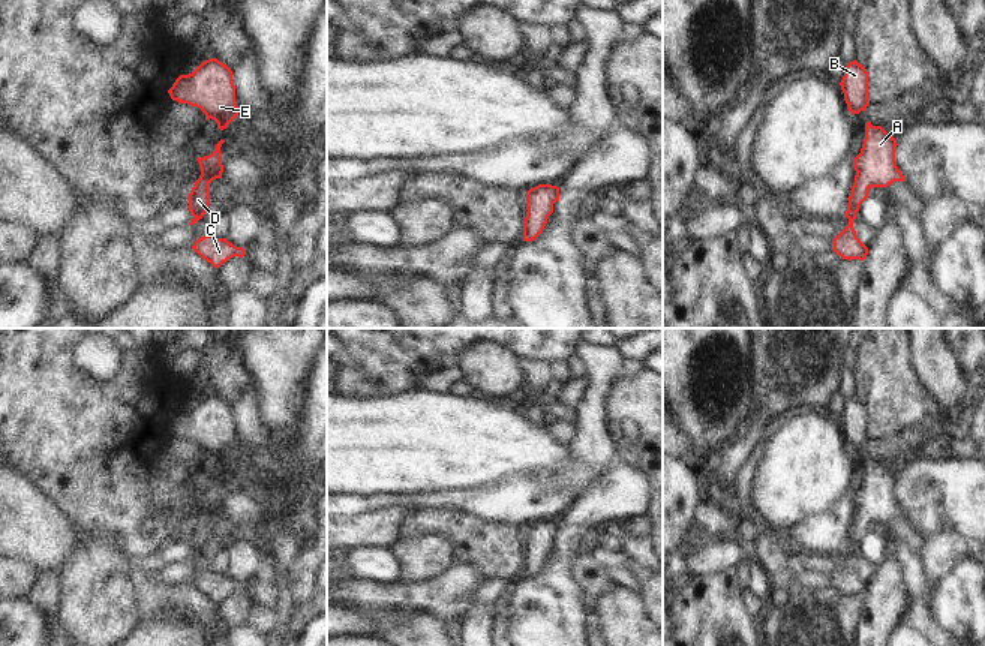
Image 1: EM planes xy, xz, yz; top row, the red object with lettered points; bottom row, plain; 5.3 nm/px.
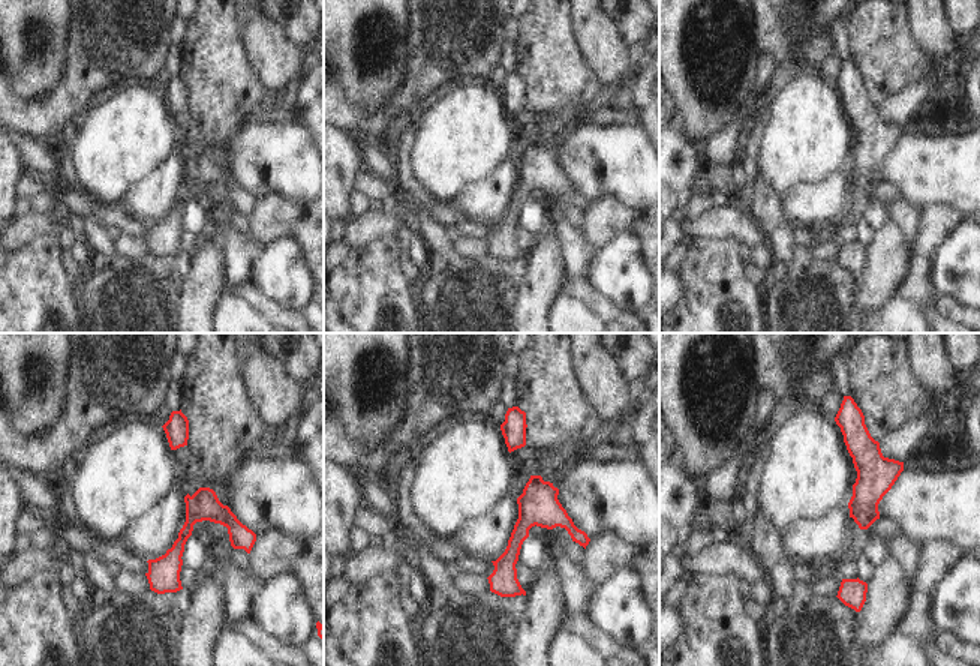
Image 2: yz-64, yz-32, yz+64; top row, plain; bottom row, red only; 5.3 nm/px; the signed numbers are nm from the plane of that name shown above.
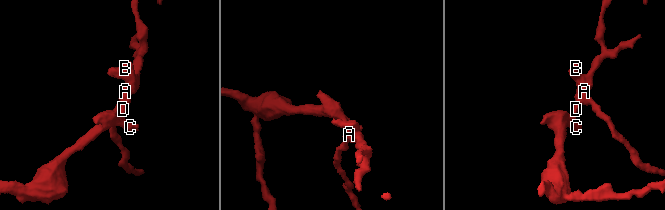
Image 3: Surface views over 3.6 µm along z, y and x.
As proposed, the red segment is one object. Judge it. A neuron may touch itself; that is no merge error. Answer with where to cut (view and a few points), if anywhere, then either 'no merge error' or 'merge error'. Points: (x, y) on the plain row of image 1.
cut none; no merge error

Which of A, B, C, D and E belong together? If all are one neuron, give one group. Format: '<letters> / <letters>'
A B C D E

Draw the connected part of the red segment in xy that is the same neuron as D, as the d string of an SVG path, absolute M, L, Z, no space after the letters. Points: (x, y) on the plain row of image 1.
M220 475L211 490L196 493L201 504L201 511L187 531L189 547L193 552L189 561L195 561L199 555L202 555L210 540L210 519L216 514L222 514L223 501L220 493L220 483L223 478L225 475Z

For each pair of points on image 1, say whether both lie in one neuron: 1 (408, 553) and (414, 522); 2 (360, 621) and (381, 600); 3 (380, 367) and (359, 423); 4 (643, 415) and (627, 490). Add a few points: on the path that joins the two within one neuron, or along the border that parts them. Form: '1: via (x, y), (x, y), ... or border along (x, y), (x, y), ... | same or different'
1: border along (446, 537), (411, 535), (399, 540) | different
2: border along (344, 606), (353, 610), (390, 612) | different
3: border along (401, 391), (395, 394), (342, 397) | different
4: border along (616, 460), (636, 466), (646, 477) | different

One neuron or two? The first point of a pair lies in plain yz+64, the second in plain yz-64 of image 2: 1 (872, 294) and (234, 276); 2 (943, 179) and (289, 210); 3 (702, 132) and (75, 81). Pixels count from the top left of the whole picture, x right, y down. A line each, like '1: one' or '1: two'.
1: two
2: two
3: two

